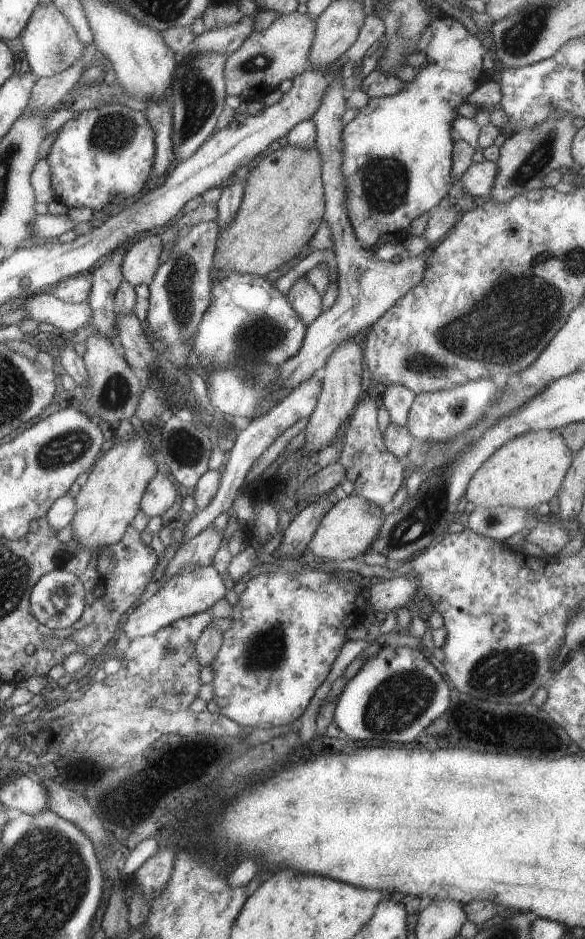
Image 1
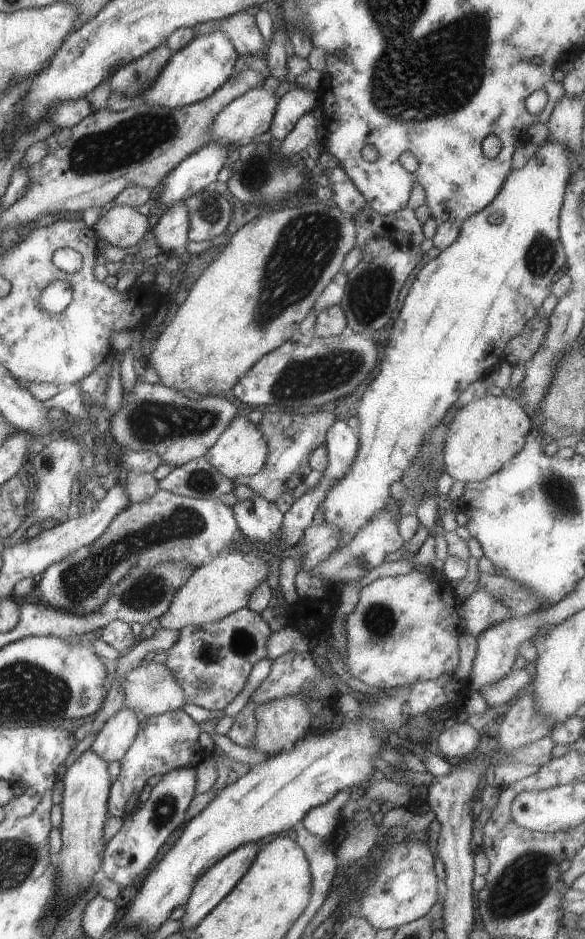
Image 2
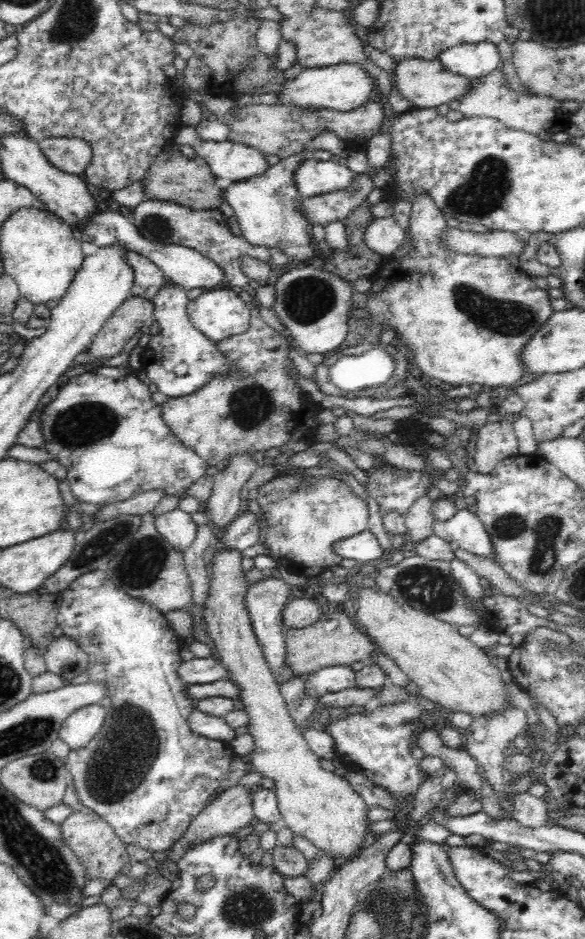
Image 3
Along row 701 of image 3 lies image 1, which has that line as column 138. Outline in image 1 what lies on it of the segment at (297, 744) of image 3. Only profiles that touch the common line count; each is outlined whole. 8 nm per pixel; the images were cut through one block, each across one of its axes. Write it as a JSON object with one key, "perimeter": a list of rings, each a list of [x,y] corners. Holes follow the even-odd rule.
{"perimeter":[[[150,234],[140,238],[124,254],[124,260],[120,264],[120,272],[124,280],[133,287],[149,285],[160,268],[160,253],[163,250],[160,235]]]}

